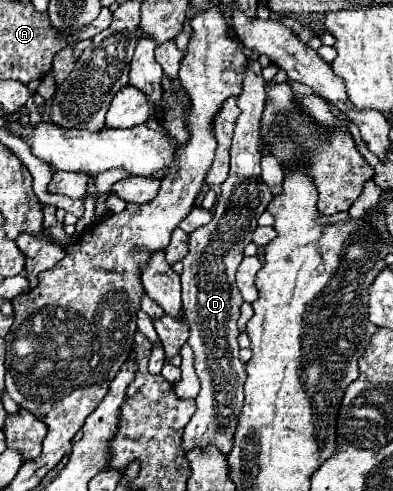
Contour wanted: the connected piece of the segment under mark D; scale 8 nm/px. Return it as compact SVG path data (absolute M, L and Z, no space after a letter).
M245 49L249 55L249 67L243 79L243 91L237 97L241 115L237 117L233 147L231 147L231 169L227 181L221 185L221 199L217 199L211 223L195 229L189 235L189 253L183 259L183 309L185 321L189 325L187 343L195 353L195 373L201 381L201 391L197 395L197 411L185 427L183 449L215 445L223 453L233 449L233 433L237 427L239 411L243 407L243 385L247 379L245 363L239 359L239 327L237 319L241 315L243 297L235 283L235 273L241 263L243 249L251 241L257 227L259 215L267 209L273 199L267 183L261 179L261 151L259 149L259 121L265 109L265 79L261 75L261 65L257 55Z

